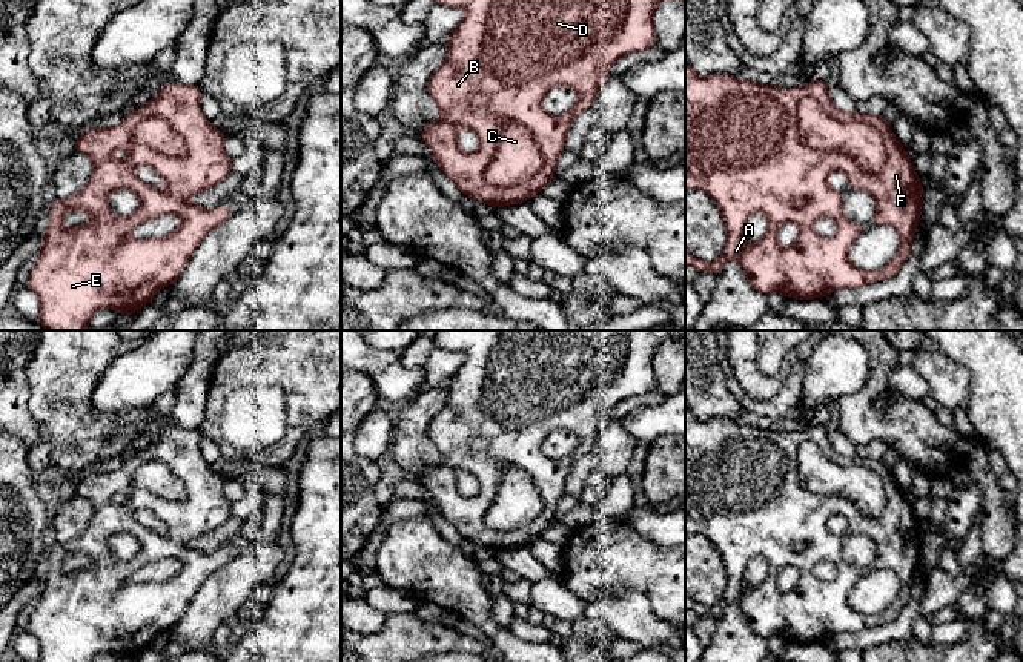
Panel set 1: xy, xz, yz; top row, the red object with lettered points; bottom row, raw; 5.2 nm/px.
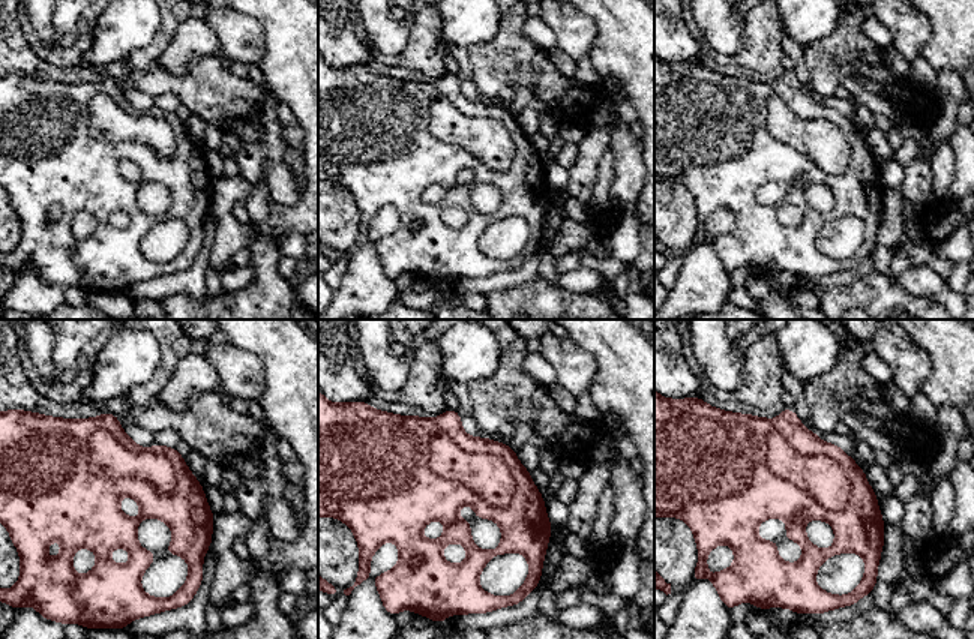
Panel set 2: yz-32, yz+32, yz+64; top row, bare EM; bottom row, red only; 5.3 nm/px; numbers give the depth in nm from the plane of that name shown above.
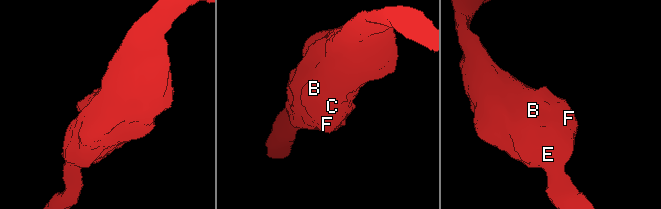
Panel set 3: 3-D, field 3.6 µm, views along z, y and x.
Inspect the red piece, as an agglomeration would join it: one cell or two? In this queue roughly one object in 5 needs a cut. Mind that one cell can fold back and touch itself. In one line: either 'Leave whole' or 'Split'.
Split

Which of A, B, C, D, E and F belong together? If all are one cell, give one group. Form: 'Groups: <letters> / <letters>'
Groups: A B D E F / C

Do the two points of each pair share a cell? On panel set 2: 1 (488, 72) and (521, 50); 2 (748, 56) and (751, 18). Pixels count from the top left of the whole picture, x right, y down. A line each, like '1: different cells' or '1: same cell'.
1: same cell
2: same cell

